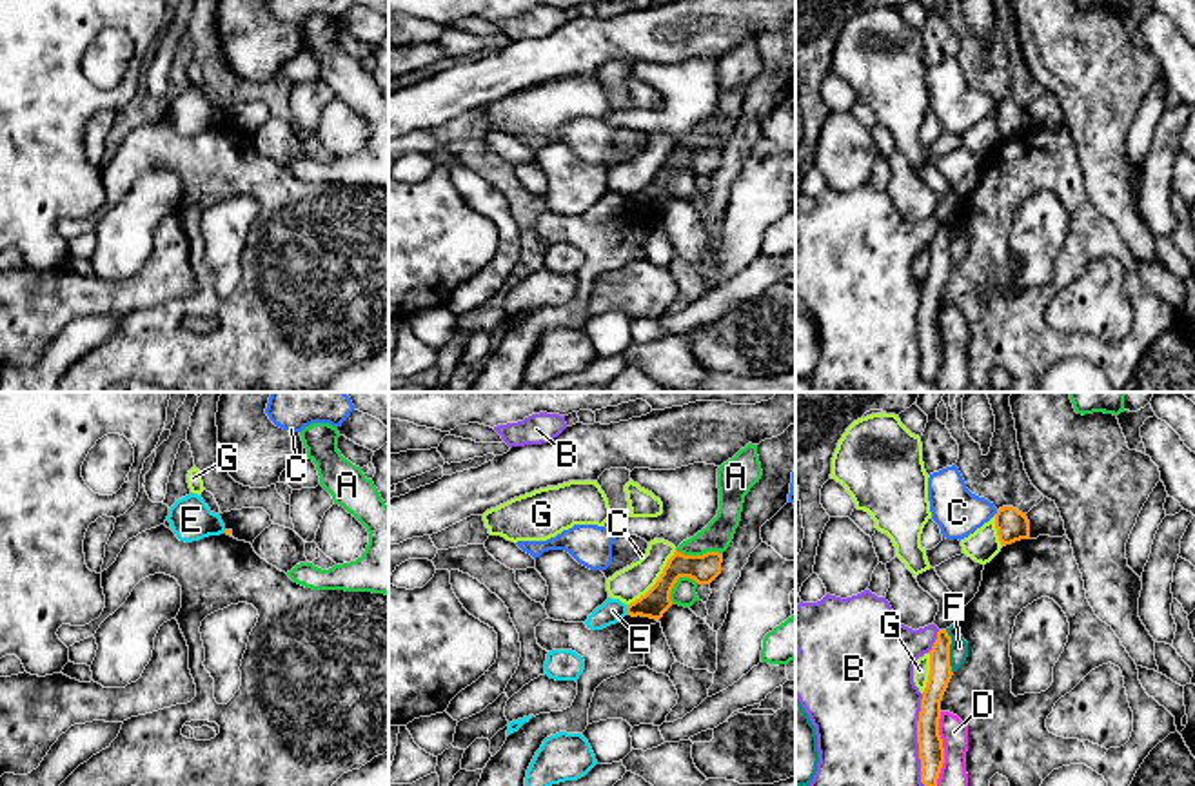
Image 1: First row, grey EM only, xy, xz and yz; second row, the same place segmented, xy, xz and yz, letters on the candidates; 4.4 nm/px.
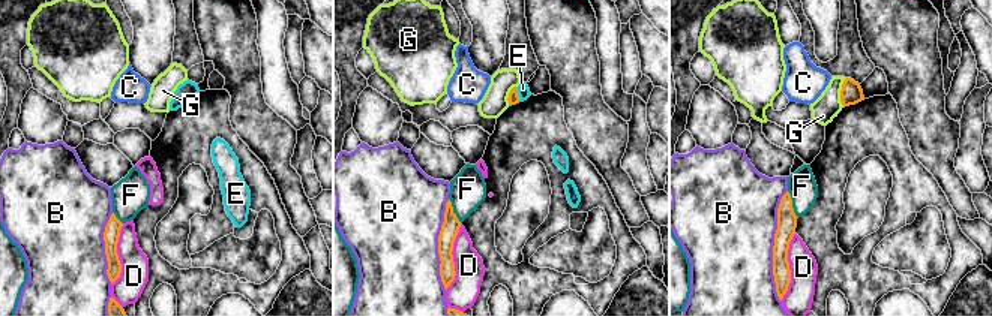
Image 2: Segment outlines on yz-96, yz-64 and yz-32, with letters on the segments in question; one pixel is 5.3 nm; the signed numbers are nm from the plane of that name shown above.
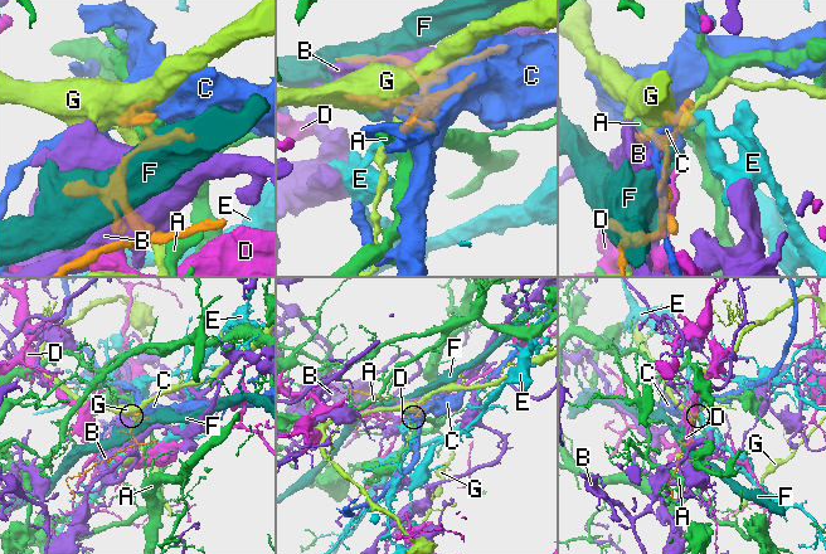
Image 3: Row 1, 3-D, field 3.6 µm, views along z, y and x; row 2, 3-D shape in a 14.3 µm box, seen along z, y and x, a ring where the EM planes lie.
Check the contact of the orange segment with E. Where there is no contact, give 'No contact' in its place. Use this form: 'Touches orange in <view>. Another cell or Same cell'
Touches orange in xz. Another cell

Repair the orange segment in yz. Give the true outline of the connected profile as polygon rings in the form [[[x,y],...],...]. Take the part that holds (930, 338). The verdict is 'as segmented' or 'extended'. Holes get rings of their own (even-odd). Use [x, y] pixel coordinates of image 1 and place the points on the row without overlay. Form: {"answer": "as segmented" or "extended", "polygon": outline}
{"answer": "as segmented", "polygon": [[[946,223],[937,225],[930,247],[930,269],[921,292],[917,314],[917,336],[921,352],[921,376],[935,385],[944,356],[943,332],[939,329],[941,294],[953,269],[950,260],[952,231]]]}

